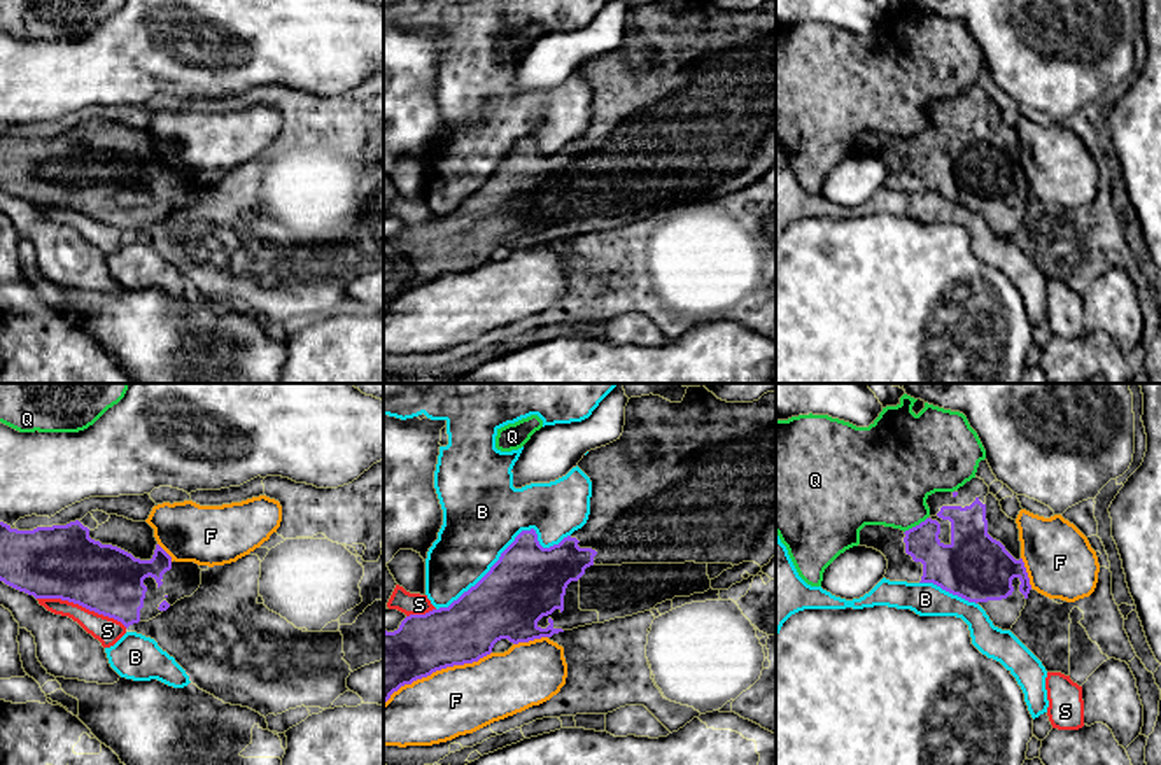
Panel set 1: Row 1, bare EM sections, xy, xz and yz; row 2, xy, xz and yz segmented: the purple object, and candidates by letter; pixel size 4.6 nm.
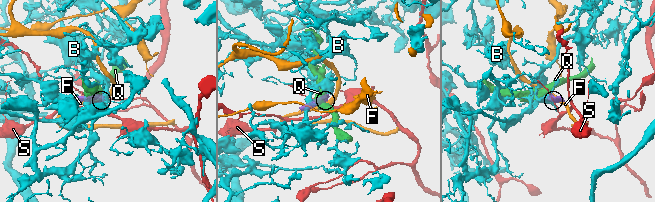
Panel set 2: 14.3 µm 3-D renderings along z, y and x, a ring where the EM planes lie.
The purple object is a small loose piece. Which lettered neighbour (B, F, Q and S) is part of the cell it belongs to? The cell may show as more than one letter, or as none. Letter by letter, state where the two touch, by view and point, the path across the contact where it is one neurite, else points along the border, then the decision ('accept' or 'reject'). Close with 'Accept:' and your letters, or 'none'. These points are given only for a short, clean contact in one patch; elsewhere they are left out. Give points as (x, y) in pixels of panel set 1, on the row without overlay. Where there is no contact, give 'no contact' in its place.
B: xz (505, 158) | reject
F: xz (436, 277) | reject
Q: yz (916, 133) | reject
S: xy (83, 214) | reject
Accept: none

